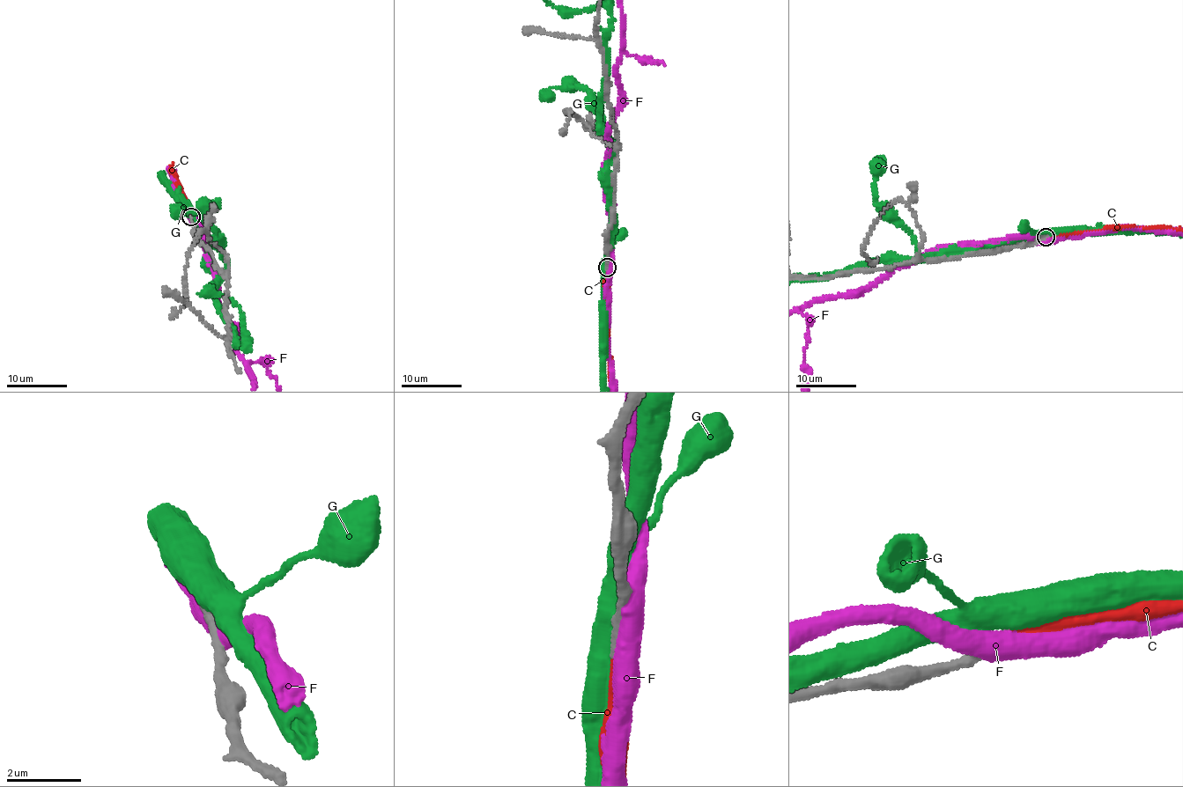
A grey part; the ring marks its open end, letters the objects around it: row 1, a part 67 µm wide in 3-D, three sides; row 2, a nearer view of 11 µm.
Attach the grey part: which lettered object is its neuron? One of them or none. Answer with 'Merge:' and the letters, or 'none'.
Merge: C

